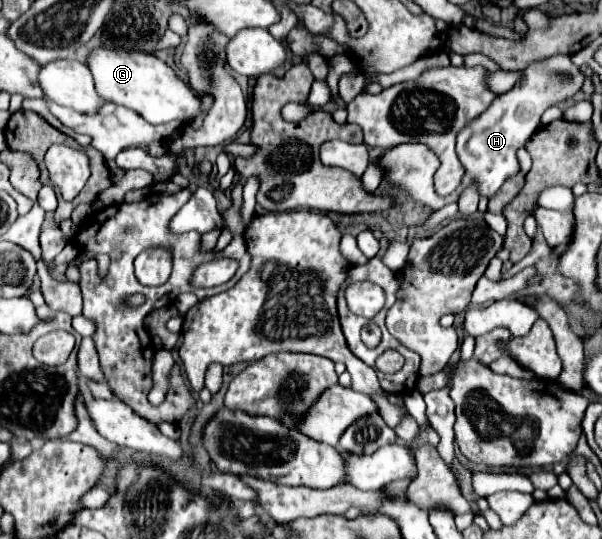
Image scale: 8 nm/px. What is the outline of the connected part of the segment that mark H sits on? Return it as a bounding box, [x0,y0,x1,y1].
[457,56,583,198]

